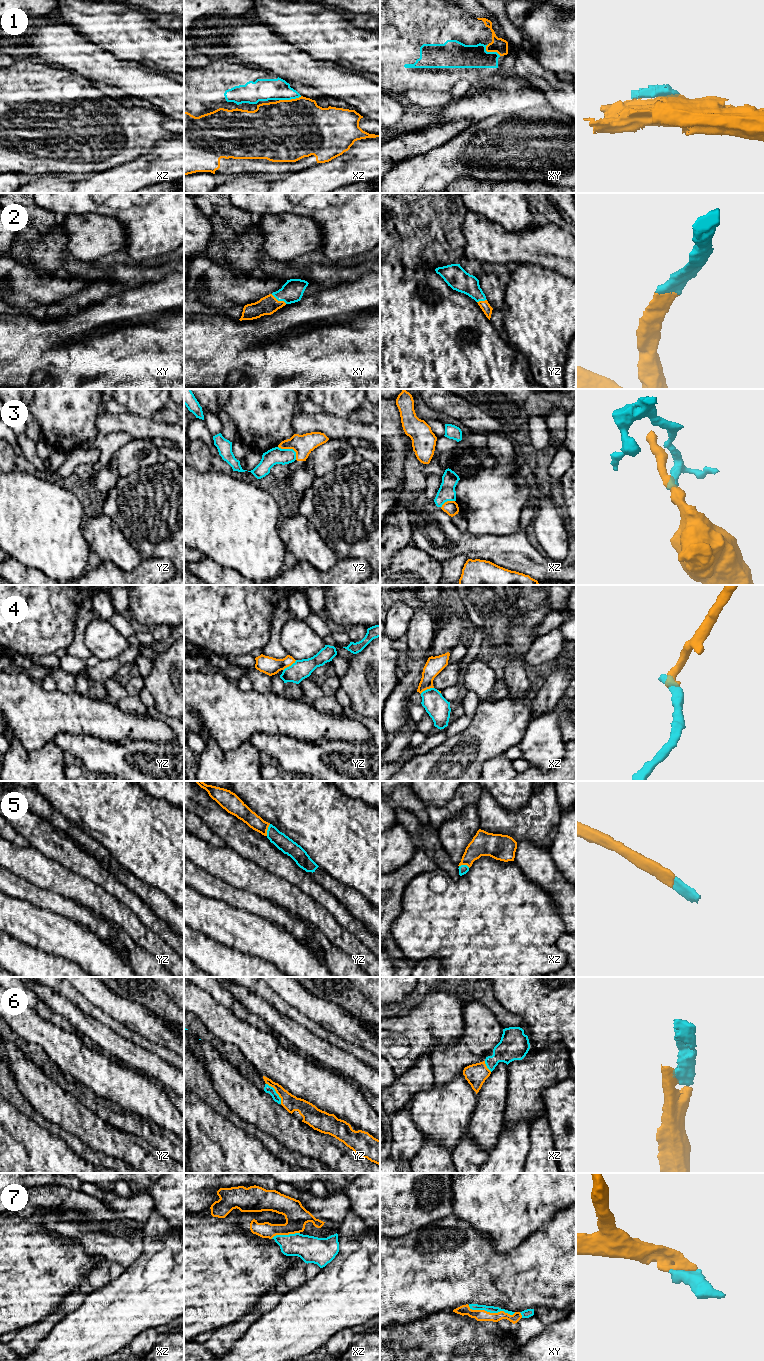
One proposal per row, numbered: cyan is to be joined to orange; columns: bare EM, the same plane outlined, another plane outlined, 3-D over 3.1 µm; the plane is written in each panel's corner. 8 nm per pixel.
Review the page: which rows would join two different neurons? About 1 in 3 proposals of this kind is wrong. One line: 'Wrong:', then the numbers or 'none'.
Wrong: 3, 4

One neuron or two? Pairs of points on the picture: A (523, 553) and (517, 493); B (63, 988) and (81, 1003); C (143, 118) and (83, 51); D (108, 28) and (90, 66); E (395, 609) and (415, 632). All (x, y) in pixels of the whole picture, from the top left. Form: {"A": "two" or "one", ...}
{"A": "two", "B": "one", "C": "two", "D": "two", "E": "two"}

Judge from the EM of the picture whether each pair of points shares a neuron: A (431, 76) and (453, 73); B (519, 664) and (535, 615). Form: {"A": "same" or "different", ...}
{"A": "same", "B": "same"}

